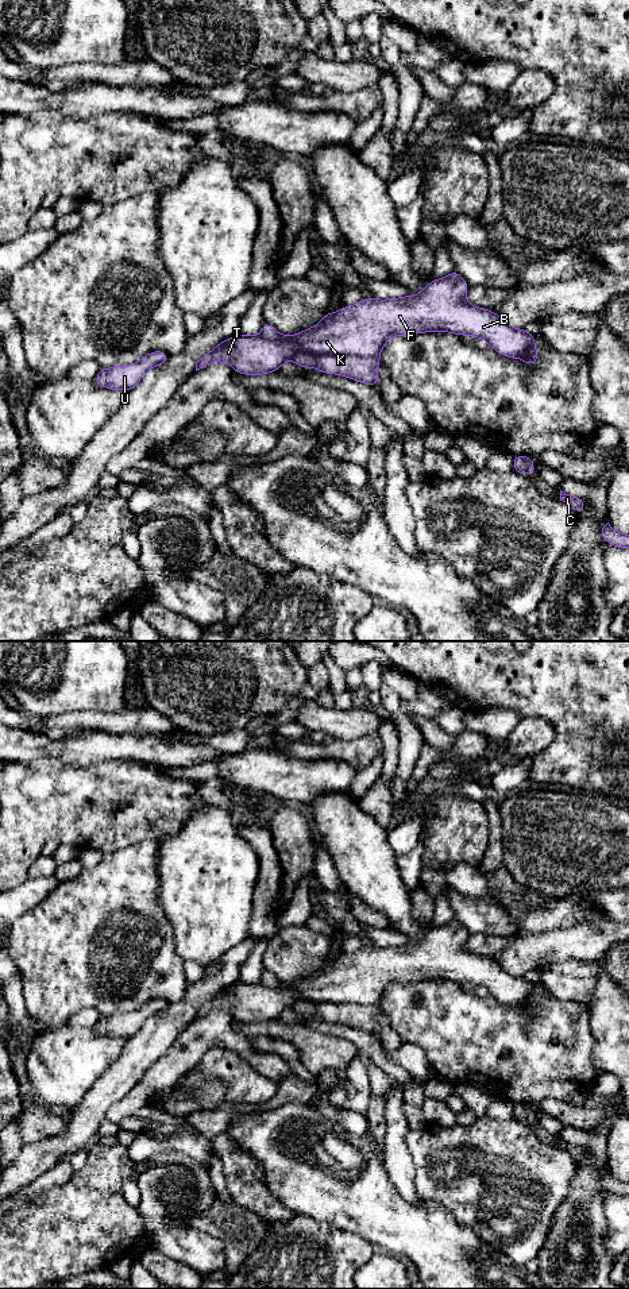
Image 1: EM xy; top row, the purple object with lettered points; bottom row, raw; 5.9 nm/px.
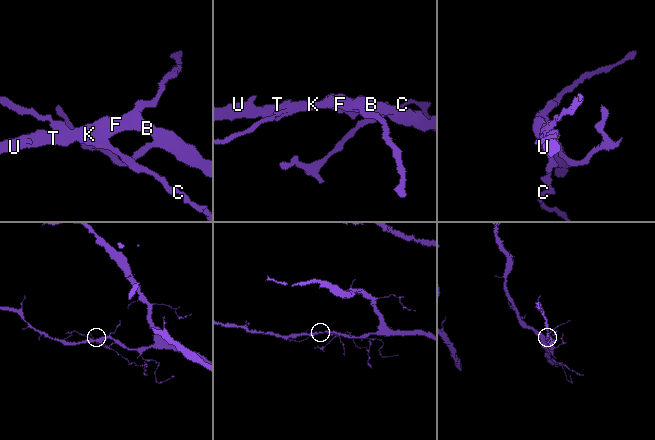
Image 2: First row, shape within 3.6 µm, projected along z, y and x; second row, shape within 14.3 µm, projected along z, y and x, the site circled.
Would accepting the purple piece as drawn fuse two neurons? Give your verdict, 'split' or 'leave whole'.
split

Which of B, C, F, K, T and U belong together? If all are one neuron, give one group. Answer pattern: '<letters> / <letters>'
B F K T U / C

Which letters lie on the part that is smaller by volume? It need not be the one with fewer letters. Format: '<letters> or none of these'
C

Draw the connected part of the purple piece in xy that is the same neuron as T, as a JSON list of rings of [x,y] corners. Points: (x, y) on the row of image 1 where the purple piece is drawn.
[[[454,270],[441,279],[431,281],[420,294],[362,298],[336,313],[328,312],[317,325],[283,336],[282,341],[236,333],[200,356],[196,371],[211,362],[223,362],[242,375],[263,375],[278,371],[297,351],[379,358],[391,336],[424,332],[471,335],[485,339],[503,356],[522,359],[528,366],[537,364],[537,336],[525,328],[512,328],[493,310],[468,304],[467,290],[467,282]]]

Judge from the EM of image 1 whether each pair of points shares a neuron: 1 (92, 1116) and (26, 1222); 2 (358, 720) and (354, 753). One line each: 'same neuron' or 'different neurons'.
1: different neurons
2: different neurons

